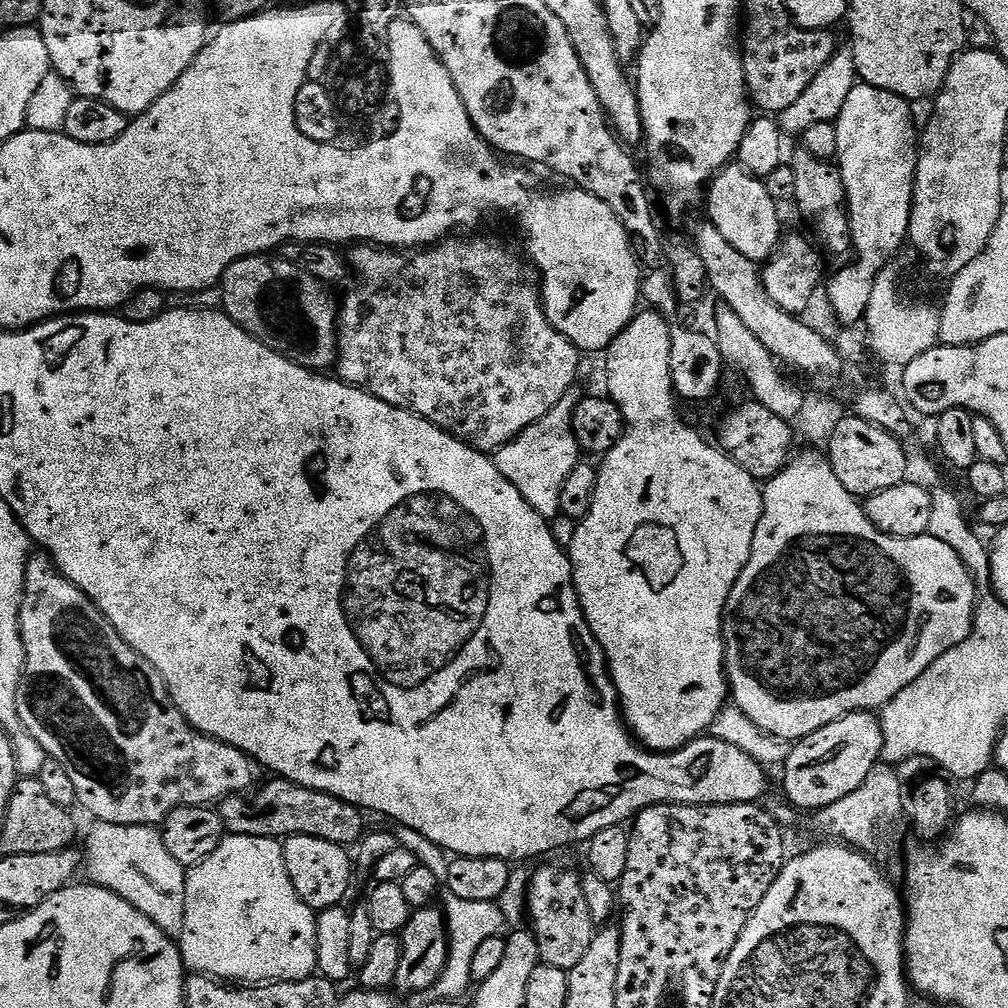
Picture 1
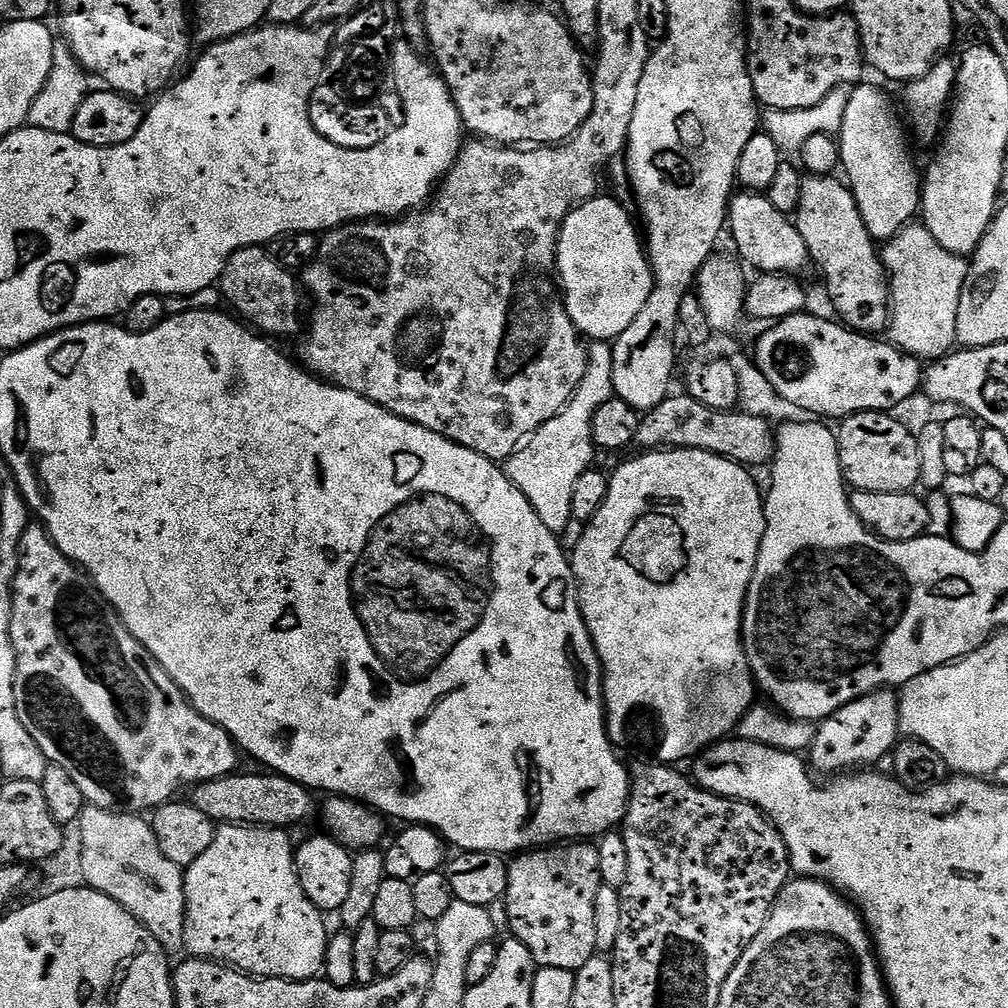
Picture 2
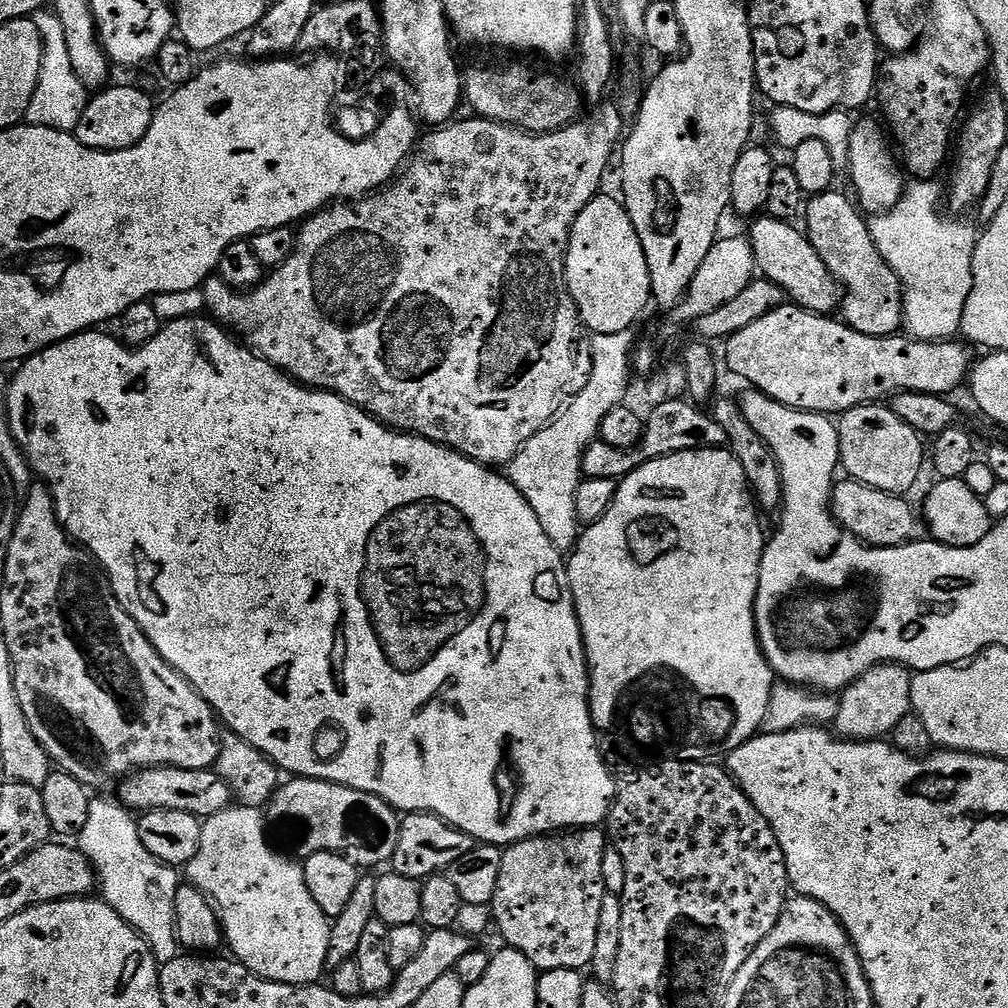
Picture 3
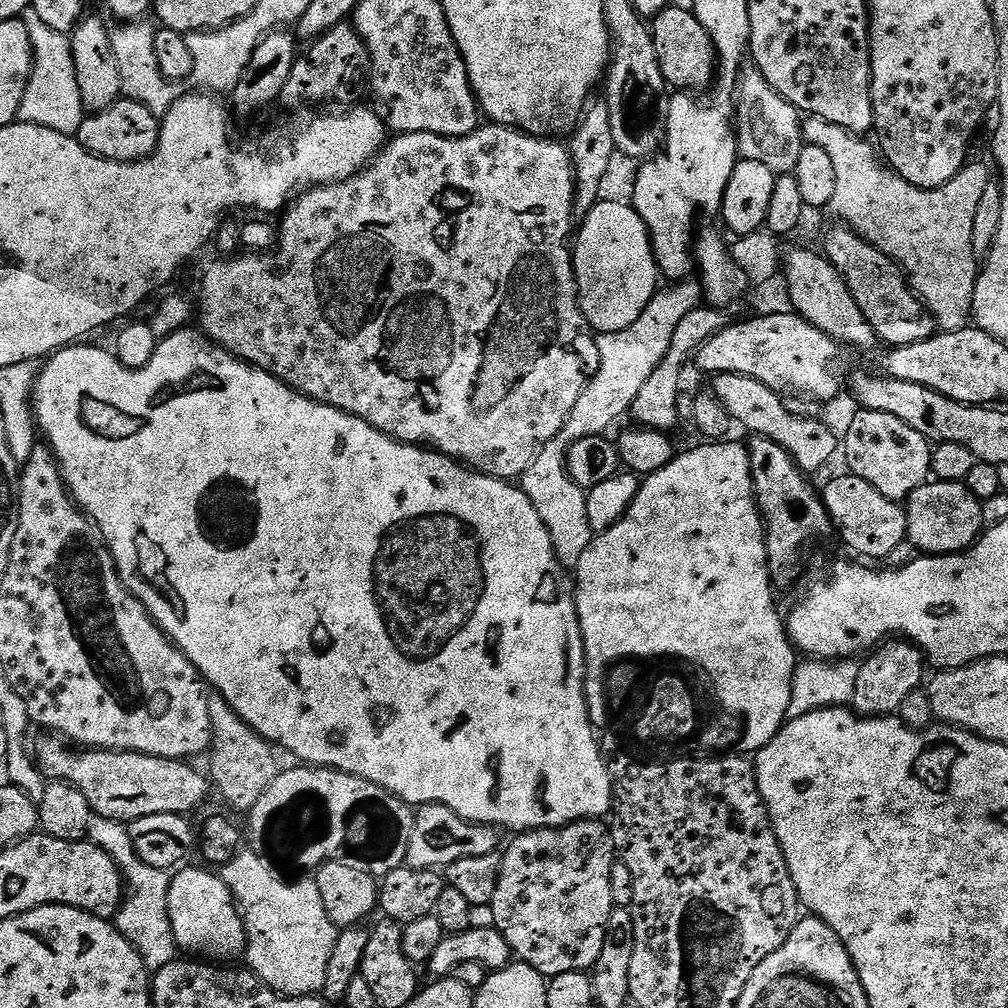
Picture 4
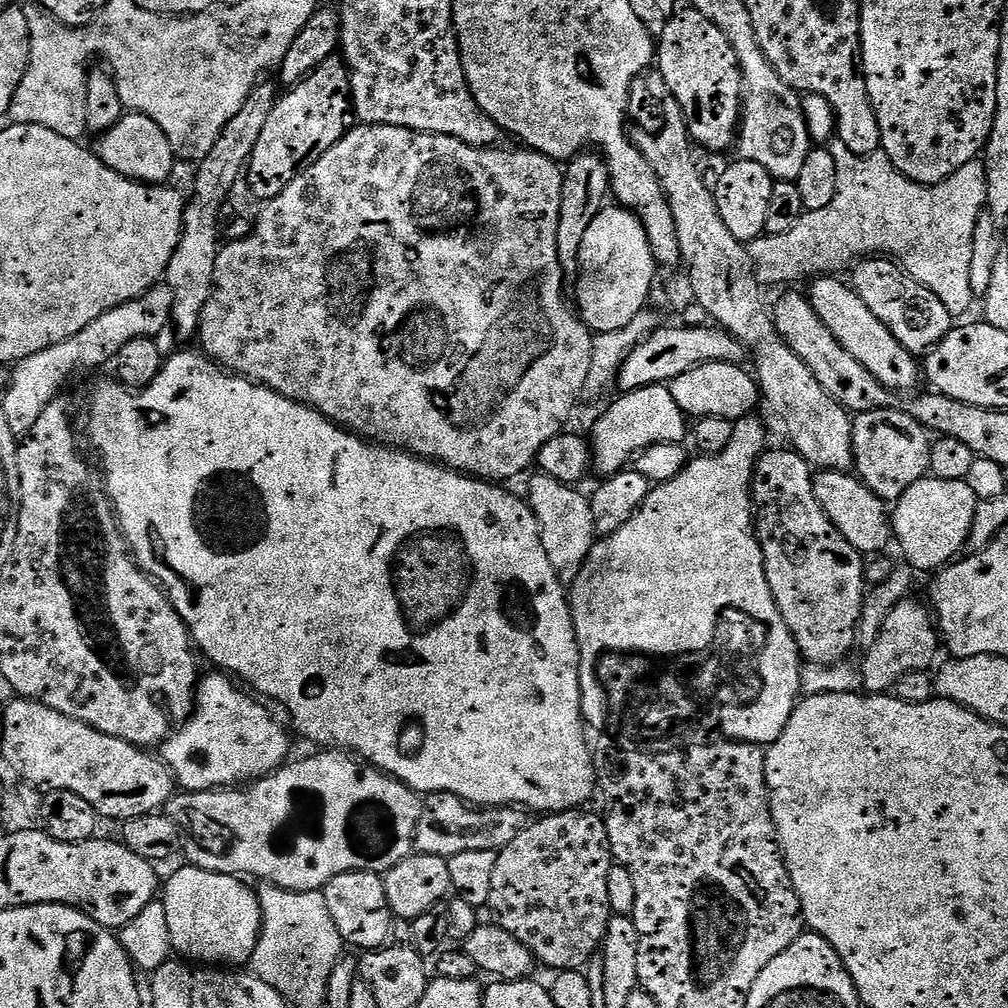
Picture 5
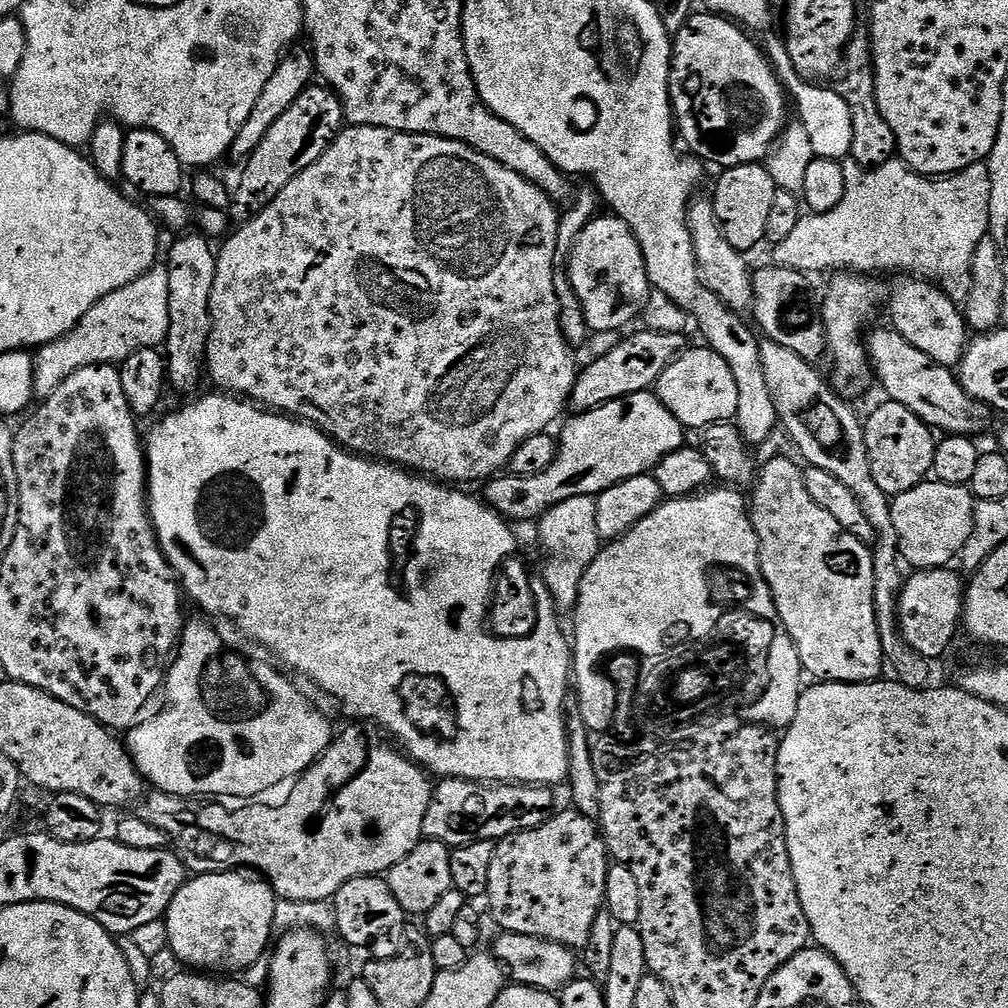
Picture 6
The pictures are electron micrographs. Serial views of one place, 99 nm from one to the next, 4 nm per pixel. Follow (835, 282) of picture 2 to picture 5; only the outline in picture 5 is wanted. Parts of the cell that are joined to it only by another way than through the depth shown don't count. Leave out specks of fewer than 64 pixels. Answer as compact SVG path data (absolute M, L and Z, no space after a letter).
M864 258L855 265L856 273L850 277L850 283L856 293L870 306L874 318L892 331L894 338L902 342L906 351L913 354L927 354L950 334L954 327L954 318L950 310L922 282L914 279L891 258Z

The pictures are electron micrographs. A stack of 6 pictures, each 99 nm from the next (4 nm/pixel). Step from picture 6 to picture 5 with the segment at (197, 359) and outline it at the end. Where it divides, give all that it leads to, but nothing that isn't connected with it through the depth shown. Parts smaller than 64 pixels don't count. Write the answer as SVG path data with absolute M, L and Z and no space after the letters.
M261 82L256 85L246 100L246 106L242 106L242 110L238 110L238 114L226 122L226 130L218 134L218 142L214 142L210 154L206 154L206 158L195 165L196 177L192 180L192 197L189 195L184 205L184 227L180 229L180 241L164 272L170 294L174 294L171 325L181 341L191 336L193 339L200 331L202 314L214 286L214 262L218 262L222 247L220 211L224 208L228 191L239 180L241 183L250 154L254 154L254 146L258 143L258 134L262 134L262 126L266 126L266 118L270 118L270 110L274 110L278 91L277 85L273 84Z

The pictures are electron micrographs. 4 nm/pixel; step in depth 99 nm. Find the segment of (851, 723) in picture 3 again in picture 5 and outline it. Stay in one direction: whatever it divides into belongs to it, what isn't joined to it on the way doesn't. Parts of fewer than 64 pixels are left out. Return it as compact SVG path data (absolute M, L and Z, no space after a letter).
M915 598L898 602L898 606L890 610L884 628L872 641L871 648L863 653L863 691L868 694L884 694L895 689L896 683L906 674L929 671L940 648L942 652L942 637L934 627L934 616L929 605L919 604Z

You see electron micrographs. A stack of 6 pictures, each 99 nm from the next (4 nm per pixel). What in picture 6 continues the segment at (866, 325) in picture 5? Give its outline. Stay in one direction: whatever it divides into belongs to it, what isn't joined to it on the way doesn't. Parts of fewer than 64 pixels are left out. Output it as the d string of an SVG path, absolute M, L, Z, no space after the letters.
M885 326L885 328L878 329L873 336L871 333L867 337L866 347L871 371L874 376L880 379L880 384L884 387L886 394L885 397L906 406L906 410L913 412L929 428L933 430L941 428L941 433L944 434L976 438L979 437L979 432L987 426L988 415L990 415L988 405L983 404L980 400L975 400L973 396L968 396L966 390L960 385L957 373L953 369L934 362L934 358L922 354L922 350L914 350L914 346L910 346L910 342L906 342L906 338L902 338L902 334L898 334L895 328Z

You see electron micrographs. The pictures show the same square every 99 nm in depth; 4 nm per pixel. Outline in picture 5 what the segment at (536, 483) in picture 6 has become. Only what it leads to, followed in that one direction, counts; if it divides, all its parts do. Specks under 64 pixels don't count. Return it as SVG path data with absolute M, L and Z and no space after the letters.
M655 384L617 397L608 412L597 418L590 435L594 468L597 473L601 472L601 477L607 478L616 472L625 471L650 446L685 443L684 435L689 435L690 424L678 402L674 402L671 387Z

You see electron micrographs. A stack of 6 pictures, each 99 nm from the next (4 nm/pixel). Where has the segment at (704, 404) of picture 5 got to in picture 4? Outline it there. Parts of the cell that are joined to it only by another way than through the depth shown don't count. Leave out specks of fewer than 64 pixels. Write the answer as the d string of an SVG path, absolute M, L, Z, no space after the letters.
M719 373L716 380L710 385L721 402L722 406L731 416L736 424L740 423L742 427L749 428L749 433L757 436L764 436L767 440L778 442L785 450L789 452L796 460L796 465L800 467L801 472L813 474L832 455L838 452L838 436L831 432L824 424L819 424L816 420L811 420L808 416L799 416L796 412L791 412L783 404L781 393L767 388L762 382L758 382L749 376L742 374Z

